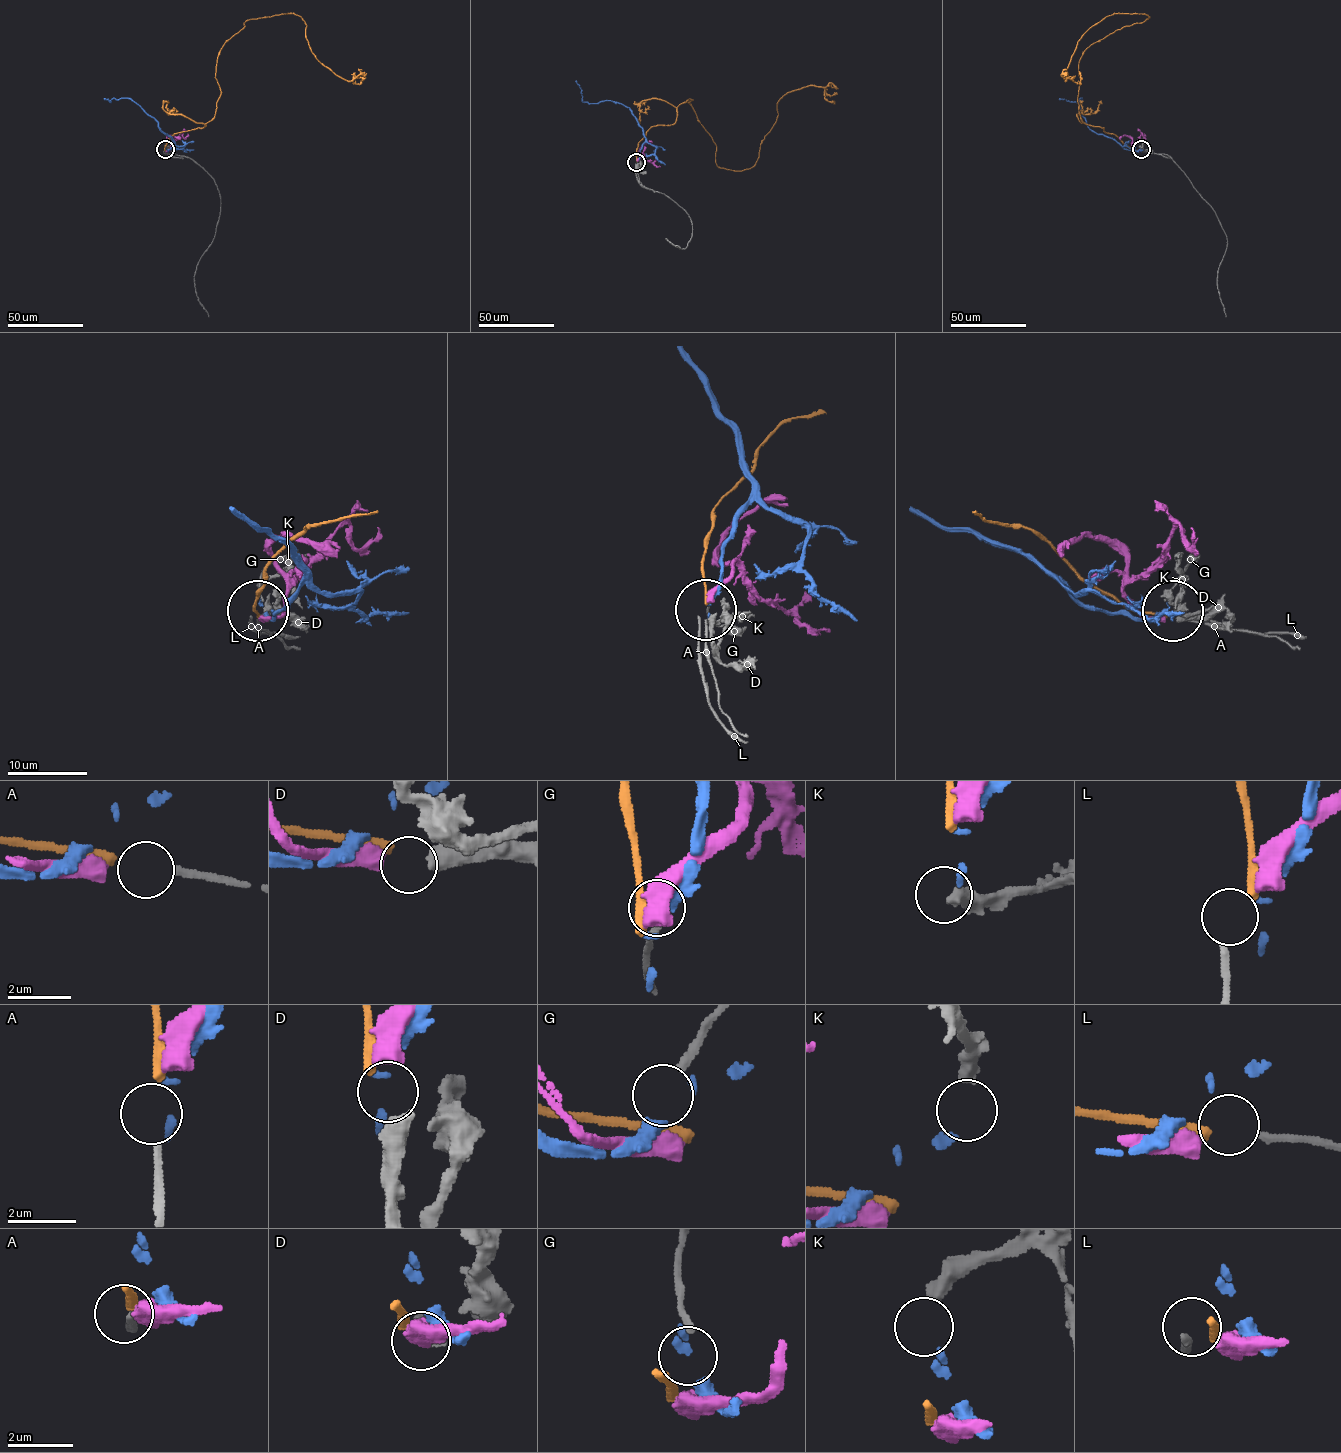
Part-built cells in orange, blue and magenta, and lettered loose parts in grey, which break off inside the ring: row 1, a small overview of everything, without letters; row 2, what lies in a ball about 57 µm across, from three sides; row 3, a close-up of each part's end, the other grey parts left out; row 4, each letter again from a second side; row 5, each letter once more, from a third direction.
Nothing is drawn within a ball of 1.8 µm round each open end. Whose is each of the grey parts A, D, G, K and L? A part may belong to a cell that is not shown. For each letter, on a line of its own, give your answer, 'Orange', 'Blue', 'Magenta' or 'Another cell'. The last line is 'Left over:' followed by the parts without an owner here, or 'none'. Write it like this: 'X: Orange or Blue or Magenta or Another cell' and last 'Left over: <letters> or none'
A: Orange
D: Magenta
G: Another cell
K: Blue
L: Another cell
Left over: G, L

